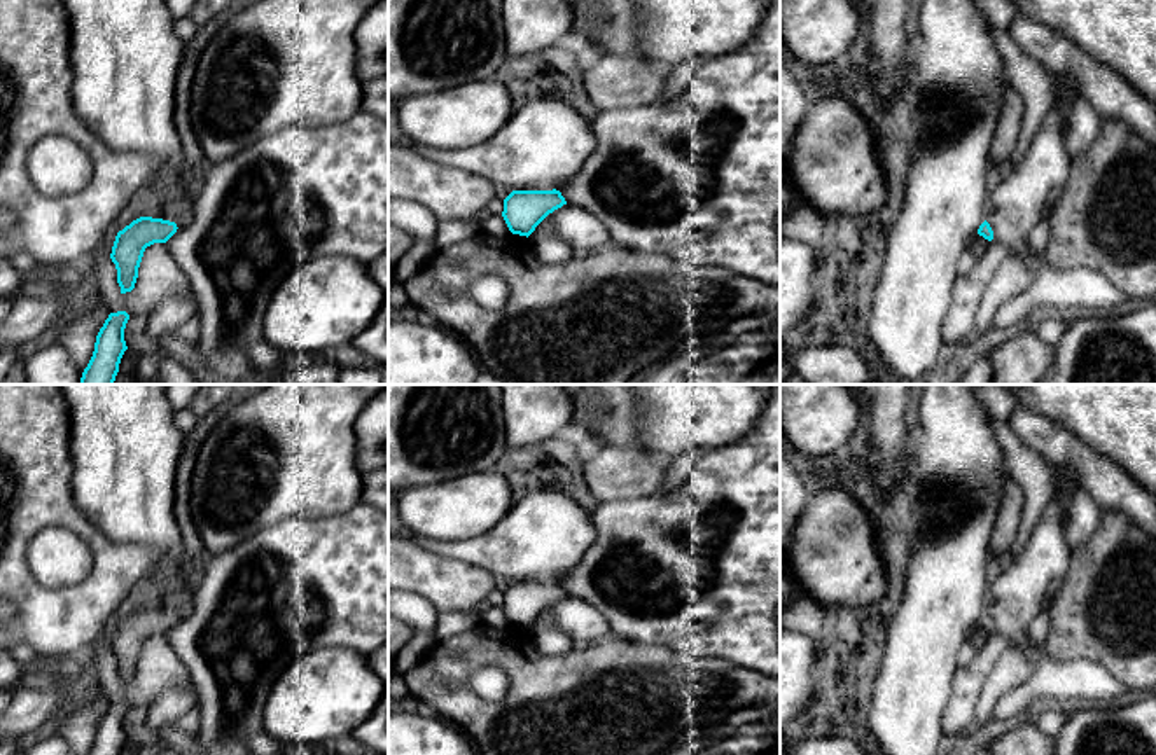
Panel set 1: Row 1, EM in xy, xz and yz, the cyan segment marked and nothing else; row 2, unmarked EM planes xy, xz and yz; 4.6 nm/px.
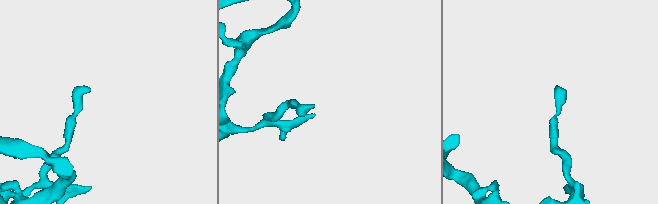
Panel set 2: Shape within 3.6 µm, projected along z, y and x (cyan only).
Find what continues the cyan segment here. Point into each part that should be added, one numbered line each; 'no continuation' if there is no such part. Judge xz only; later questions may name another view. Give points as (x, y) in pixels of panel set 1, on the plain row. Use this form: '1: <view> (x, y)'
no continuation

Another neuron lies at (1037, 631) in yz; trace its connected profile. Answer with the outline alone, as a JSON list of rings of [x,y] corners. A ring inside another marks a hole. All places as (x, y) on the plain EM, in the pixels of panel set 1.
[[[1041,612],[1028,627],[1028,640],[1035,647],[1042,647],[1048,638],[1049,613]]]

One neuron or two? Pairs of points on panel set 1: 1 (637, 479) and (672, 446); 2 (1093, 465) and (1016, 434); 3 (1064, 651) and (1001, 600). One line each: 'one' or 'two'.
1: two
2: one
3: two

